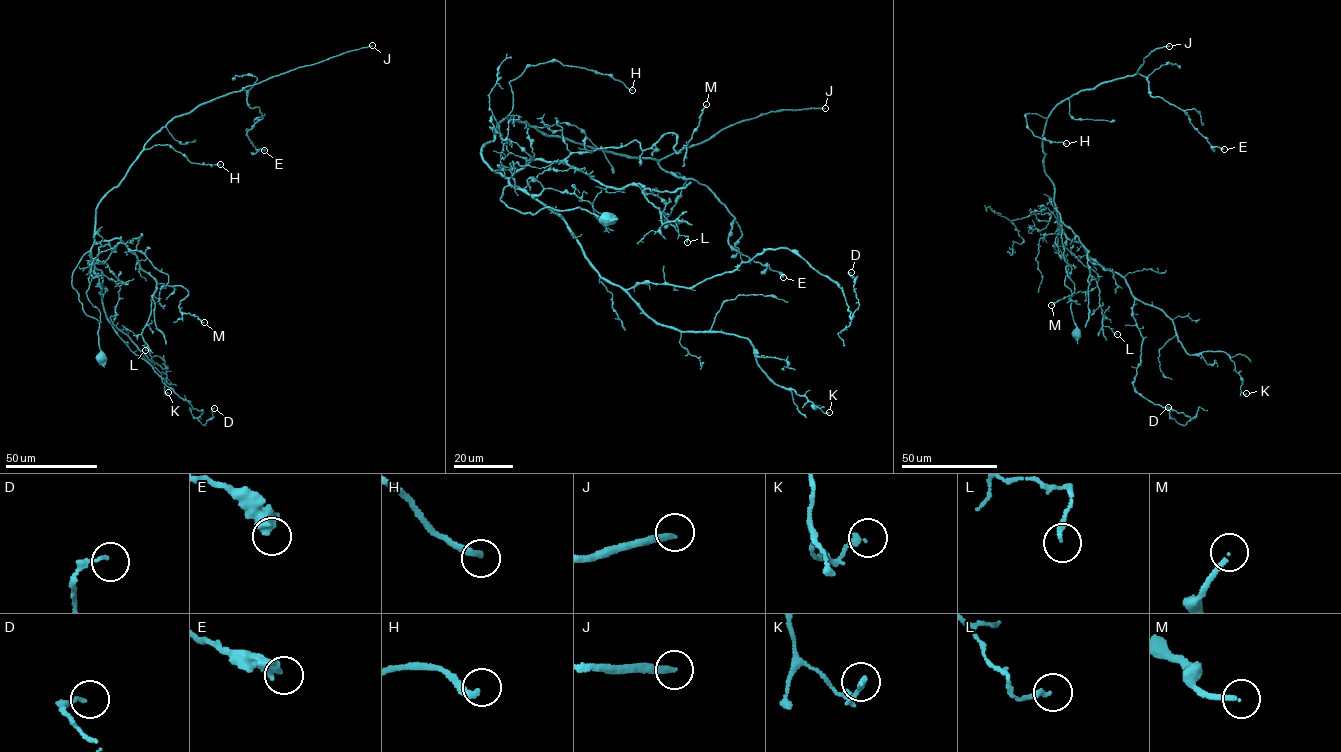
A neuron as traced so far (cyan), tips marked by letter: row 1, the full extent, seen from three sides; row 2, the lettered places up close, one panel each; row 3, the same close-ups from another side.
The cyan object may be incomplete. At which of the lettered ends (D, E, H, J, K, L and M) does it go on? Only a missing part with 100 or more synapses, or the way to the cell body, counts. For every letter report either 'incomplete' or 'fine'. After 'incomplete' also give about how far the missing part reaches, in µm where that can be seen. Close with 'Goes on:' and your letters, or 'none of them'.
D: fine
E: fine
H: fine
J: incomplete | 200 µm
K: fine
L: fine
M: fine
Goes on: J

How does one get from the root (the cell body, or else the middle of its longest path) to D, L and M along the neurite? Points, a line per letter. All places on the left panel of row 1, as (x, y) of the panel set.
D: (102, 359), (99, 322), (71, 282), (89, 251), (116, 333), (202, 410), (202, 424), (214, 408)
L: (102, 359), (99, 322), (71, 282), (101, 241), (119, 238), (156, 281), (145, 350)
M: (102, 359), (99, 322), (71, 282), (96, 242), (140, 251), (187, 290), (180, 311), (204, 322)

